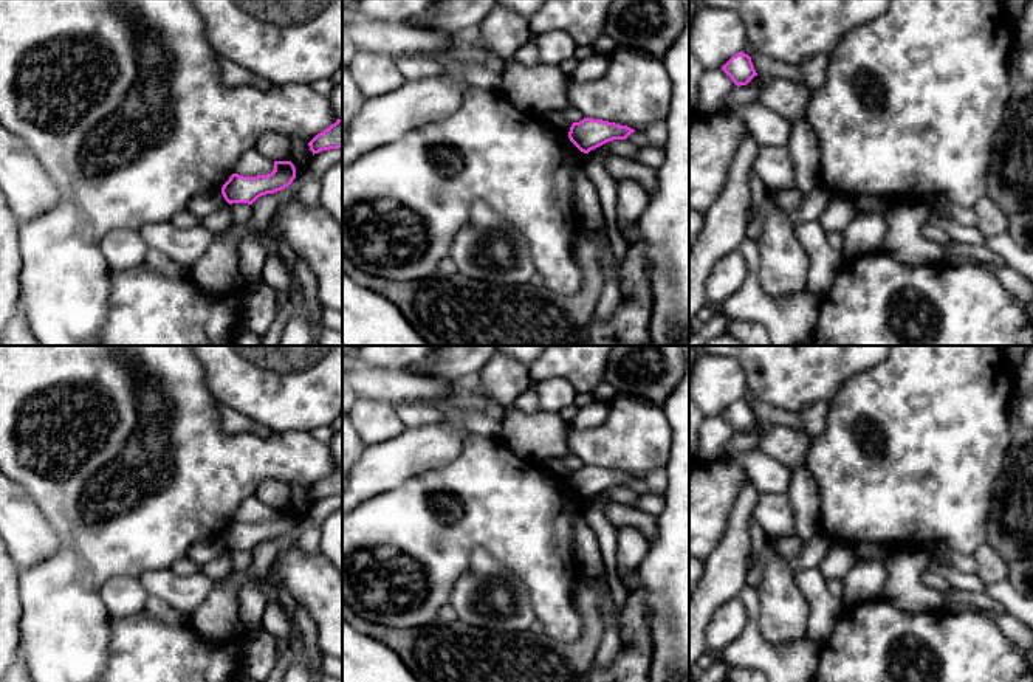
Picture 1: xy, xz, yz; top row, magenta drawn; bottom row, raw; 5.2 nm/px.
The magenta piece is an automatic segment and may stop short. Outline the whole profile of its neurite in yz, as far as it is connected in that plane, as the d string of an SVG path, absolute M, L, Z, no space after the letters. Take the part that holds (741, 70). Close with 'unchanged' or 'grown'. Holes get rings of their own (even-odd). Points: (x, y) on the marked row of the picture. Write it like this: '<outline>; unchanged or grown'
M743 51L733 56L722 70L731 78L731 81L740 87L746 85L754 76L757 76L751 57Z; unchanged

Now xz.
M584 118L571 124L568 138L581 152L589 153L609 141L626 140L633 132L635 130L627 126Z; unchanged

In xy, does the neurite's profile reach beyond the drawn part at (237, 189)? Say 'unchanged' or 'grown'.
unchanged

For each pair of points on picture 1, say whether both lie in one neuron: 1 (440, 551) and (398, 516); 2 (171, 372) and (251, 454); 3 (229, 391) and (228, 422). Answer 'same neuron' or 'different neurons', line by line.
1: same neuron
2: same neuron
3: different neurons

